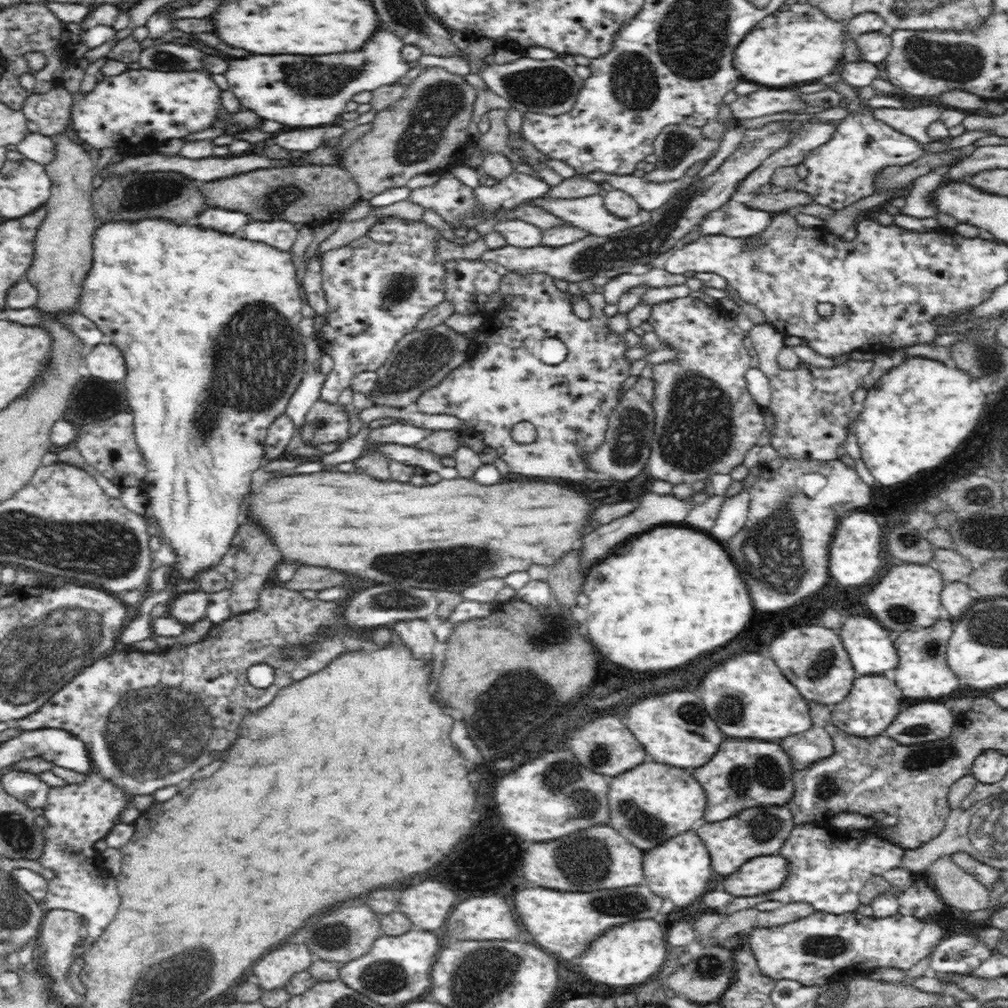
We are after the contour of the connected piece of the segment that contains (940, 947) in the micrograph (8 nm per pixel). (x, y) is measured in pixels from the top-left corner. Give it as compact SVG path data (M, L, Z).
M964 932L952 934L934 948L934 954L930 956L930 966L928 966L929 975L971 973L993 953L988 949L986 942L979 940L976 935L964 934Z

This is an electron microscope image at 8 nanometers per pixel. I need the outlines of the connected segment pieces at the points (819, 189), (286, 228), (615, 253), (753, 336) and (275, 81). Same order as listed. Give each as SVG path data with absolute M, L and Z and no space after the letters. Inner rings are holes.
M839 69L819 81L824 84L836 83L834 91L843 95L839 103L843 119L838 124L836 134L826 144L807 152L802 164L807 167L808 176L798 181L794 189L808 195L812 199L812 204L820 204L835 211L846 209L847 206L853 206L860 200L877 193L880 174L884 169L911 165L926 154L922 143L915 138L872 118L865 110L868 106L858 95L858 88L839 84L838 75ZM850 109L852 109L852 116L848 113Z
M284 220L253 221L246 224L236 234L240 234L240 238L248 238L254 240L254 242L264 242L288 252L296 243L298 230L294 228L294 223Z
M774 121L760 129L748 129L744 132L738 148L728 156L714 175L708 176L695 183L691 188L682 190L668 205L656 208L650 212L651 219L642 225L632 227L626 232L612 237L598 237L594 235L578 240L566 246L550 247L536 246L535 248L519 248L506 246L500 250L487 251L480 260L491 265L501 264L509 271L520 273L542 272L552 275L555 279L567 282L580 282L590 279L600 271L610 270L614 266L636 266L636 264L650 265L654 258L677 247L688 232L695 230L713 211L724 208L732 200L736 186L742 182L752 170L758 168L766 158L772 156L778 149L784 148L796 131L786 129L784 121Z
M772 324L754 325L749 330L753 353L758 358L758 369L768 378L772 398L766 414L772 418L770 446L785 461L820 461L838 459L840 446L847 441L848 434L858 420L857 404L852 394L860 388L874 366L872 360L850 360L832 368L784 369L777 361L784 344L785 335Z
M376 26L372 36L358 48L342 54L324 54L324 56L252 56L248 60L230 62L230 70L224 74L229 89L240 99L246 110L258 114L262 119L278 121L286 128L300 129L330 125L336 116L340 116L346 104L360 92L376 90L380 86L392 86L406 78L410 64L403 57L403 48L407 44L392 27Z

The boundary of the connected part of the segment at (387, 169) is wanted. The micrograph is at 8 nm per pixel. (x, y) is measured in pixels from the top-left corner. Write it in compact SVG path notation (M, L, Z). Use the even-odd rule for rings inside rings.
M440 67L425 68L403 96L378 111L370 132L340 152L340 164L356 178L364 202L390 188L404 188L420 174L440 174L462 164L469 152L468 125L476 100L475 87Z

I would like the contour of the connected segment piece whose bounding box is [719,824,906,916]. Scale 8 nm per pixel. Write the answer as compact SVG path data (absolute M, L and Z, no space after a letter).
M814 824L795 826L779 853L791 861L791 873L782 888L762 896L735 897L728 908L720 908L719 912L723 916L754 909L754 906L768 900L778 900L783 904L805 903L811 906L814 913L836 915L854 912L861 905L860 890L874 876L883 877L888 870L905 868L904 852L906 849L869 834L866 830L844 830L834 826L828 829Z

